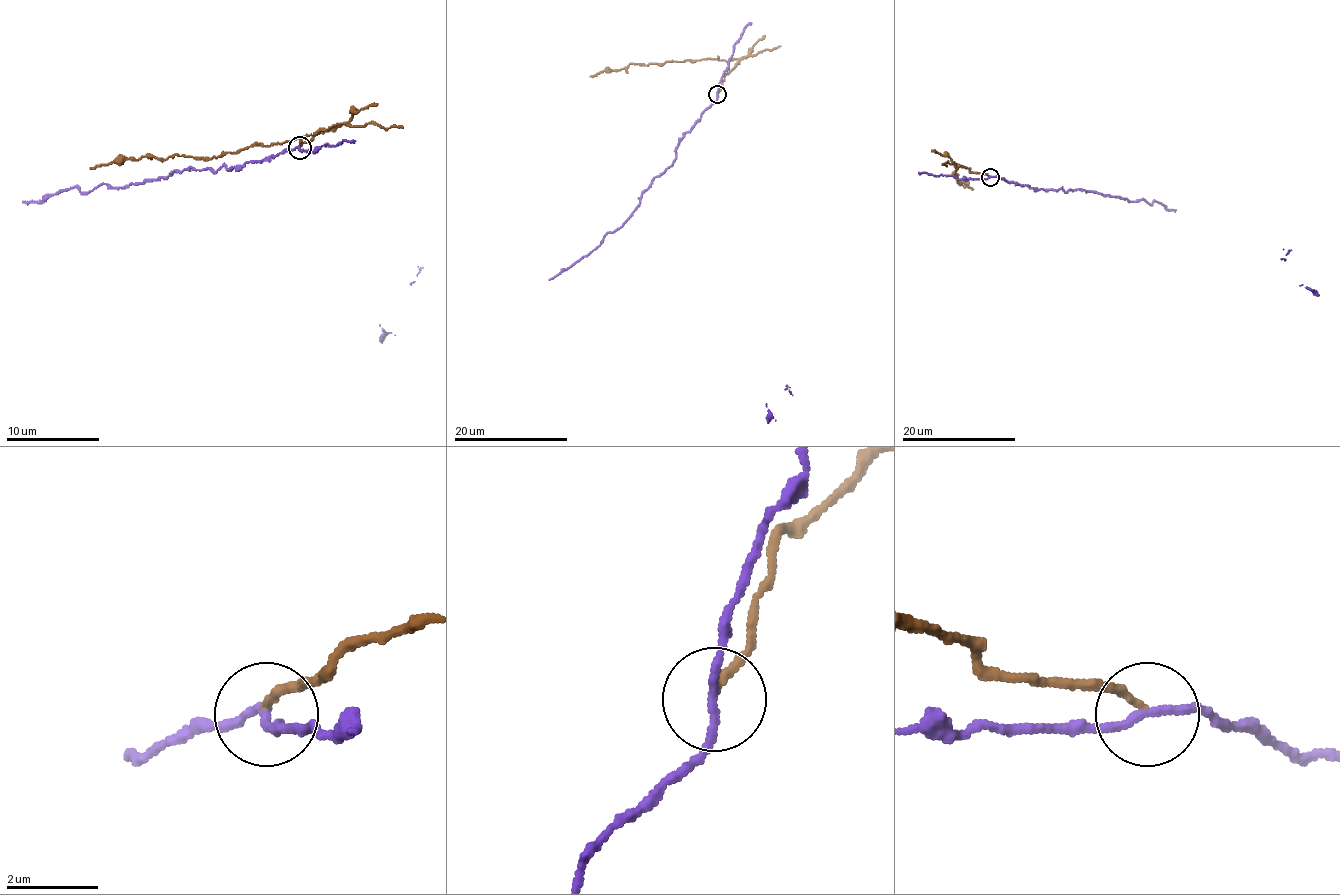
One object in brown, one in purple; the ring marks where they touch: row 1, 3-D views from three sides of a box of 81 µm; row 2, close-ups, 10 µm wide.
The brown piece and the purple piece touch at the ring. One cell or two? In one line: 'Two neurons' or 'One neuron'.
Two neurons

